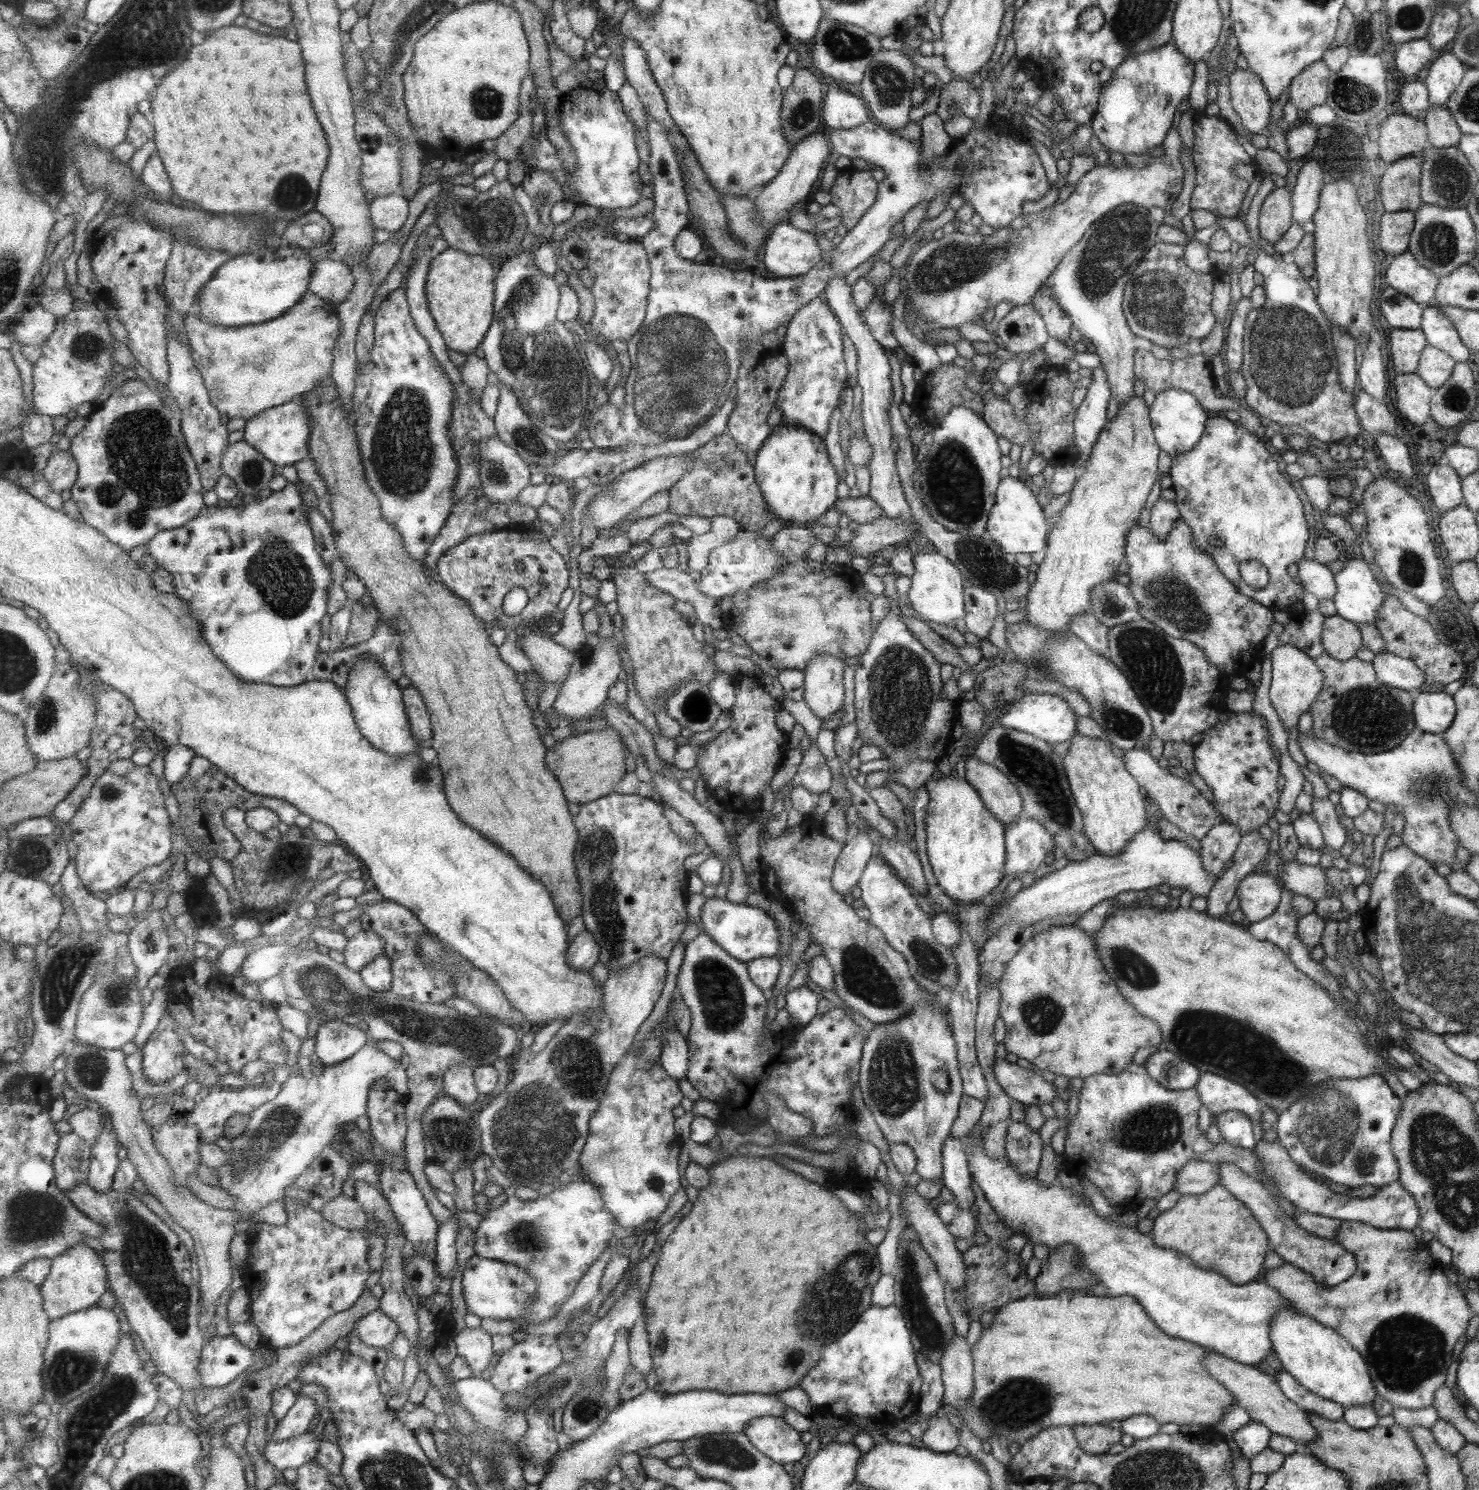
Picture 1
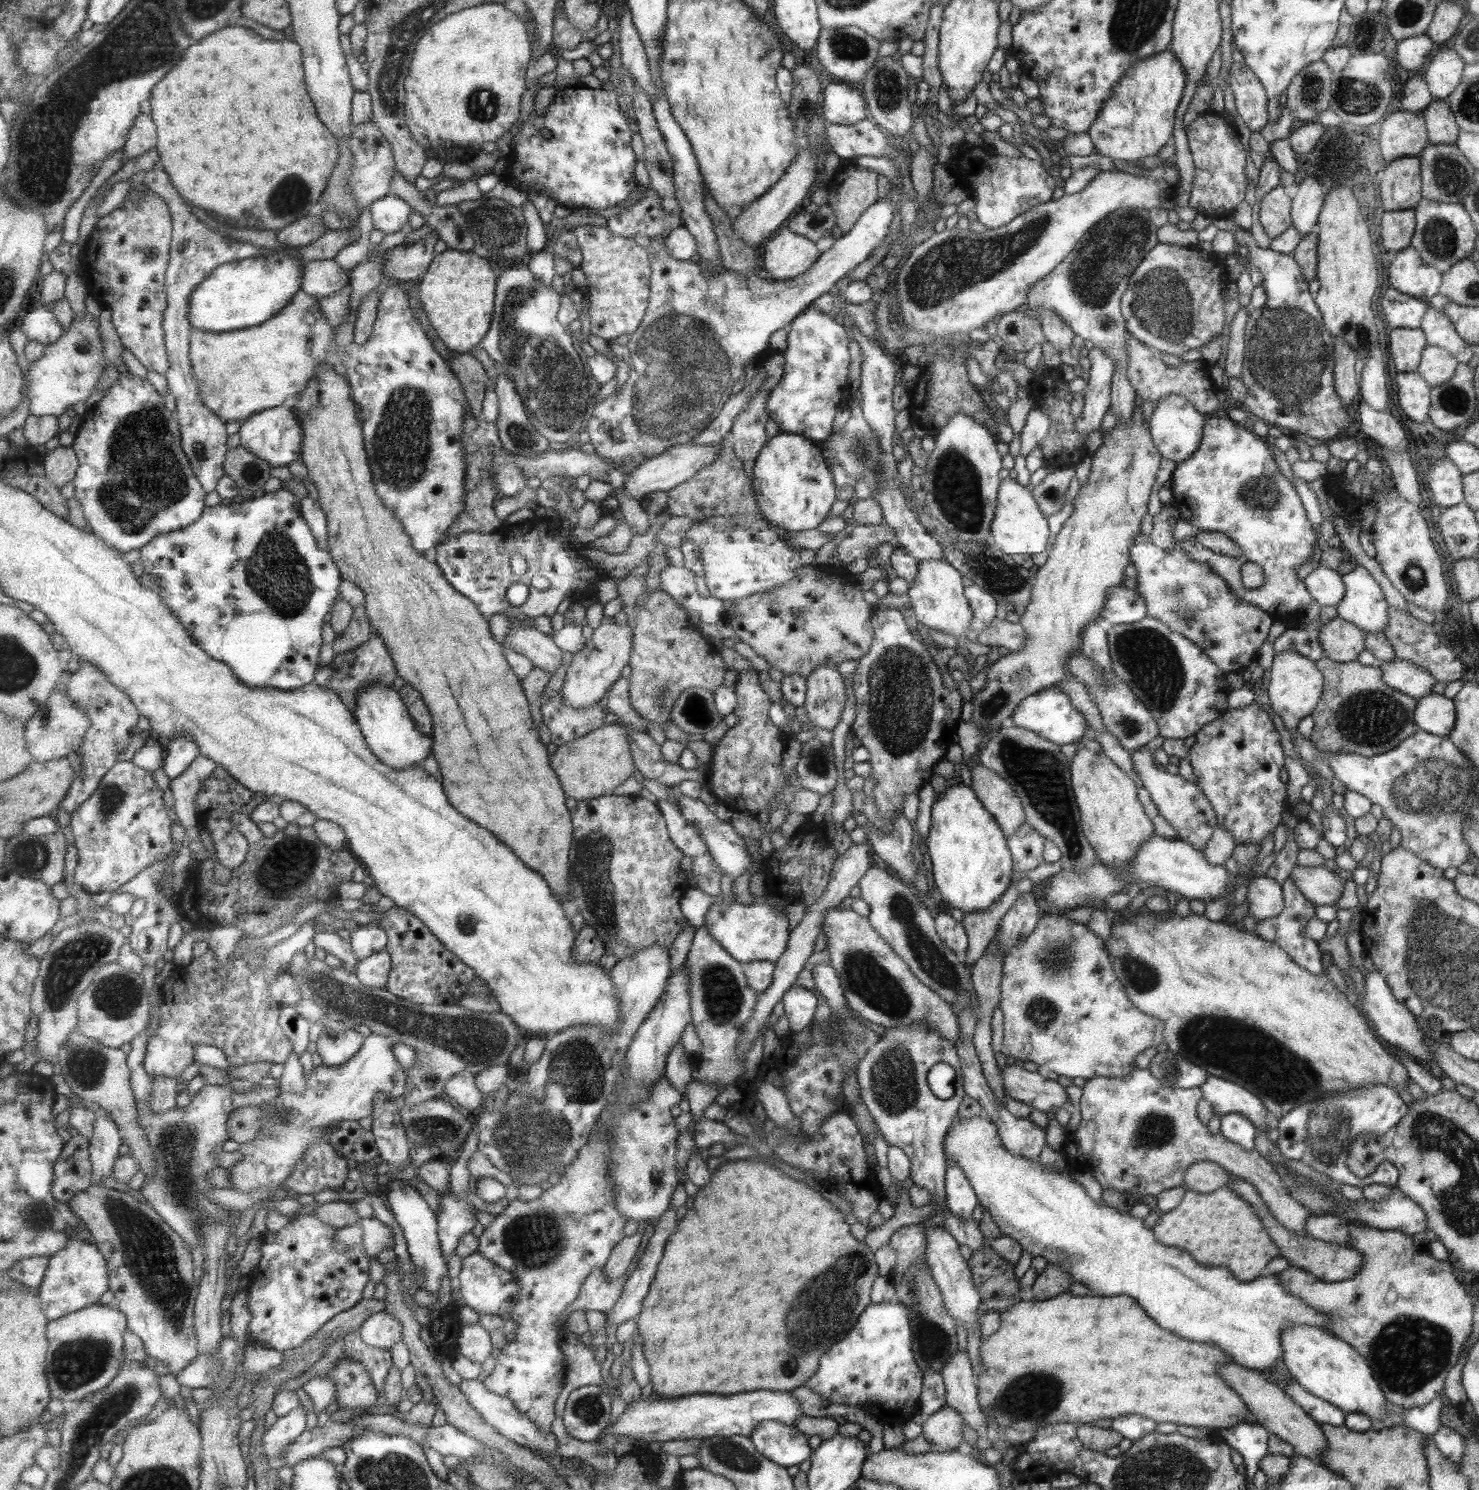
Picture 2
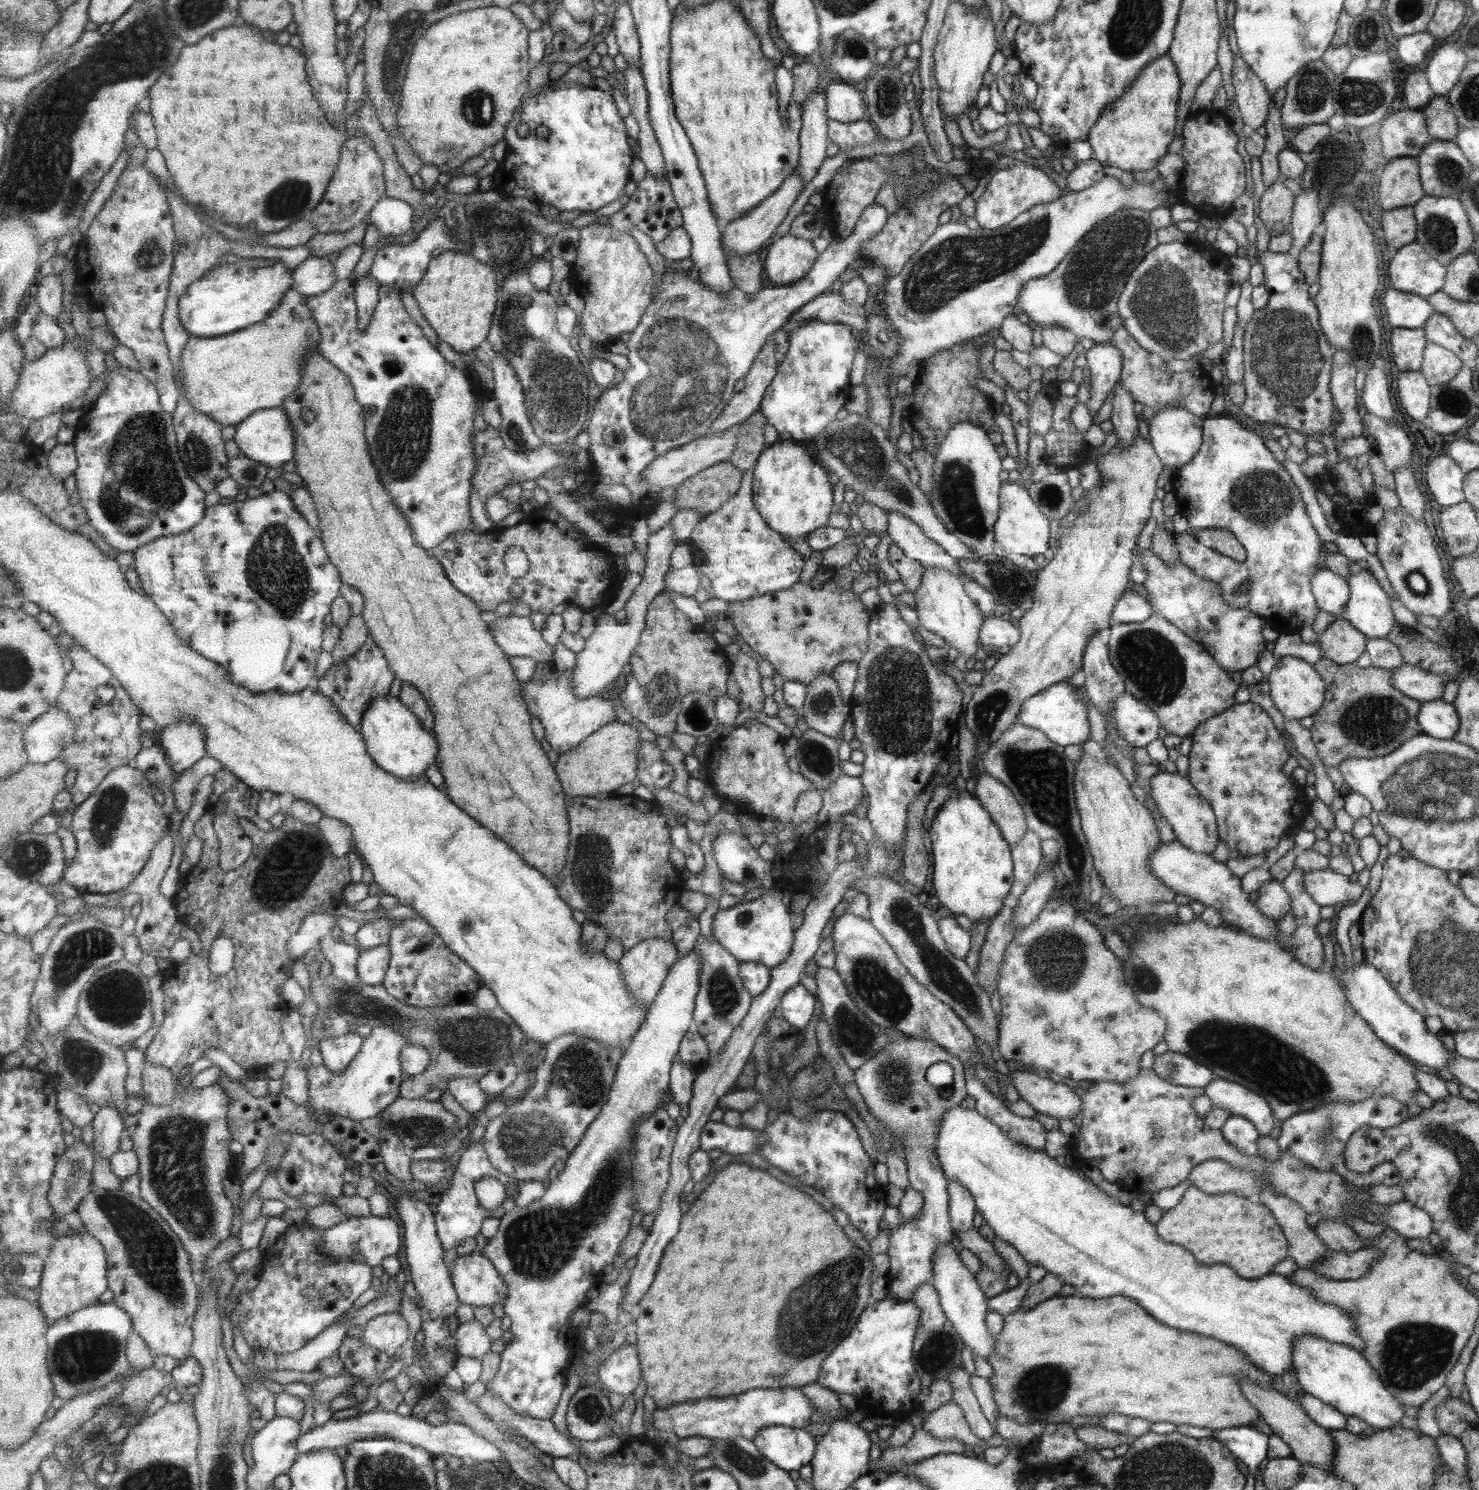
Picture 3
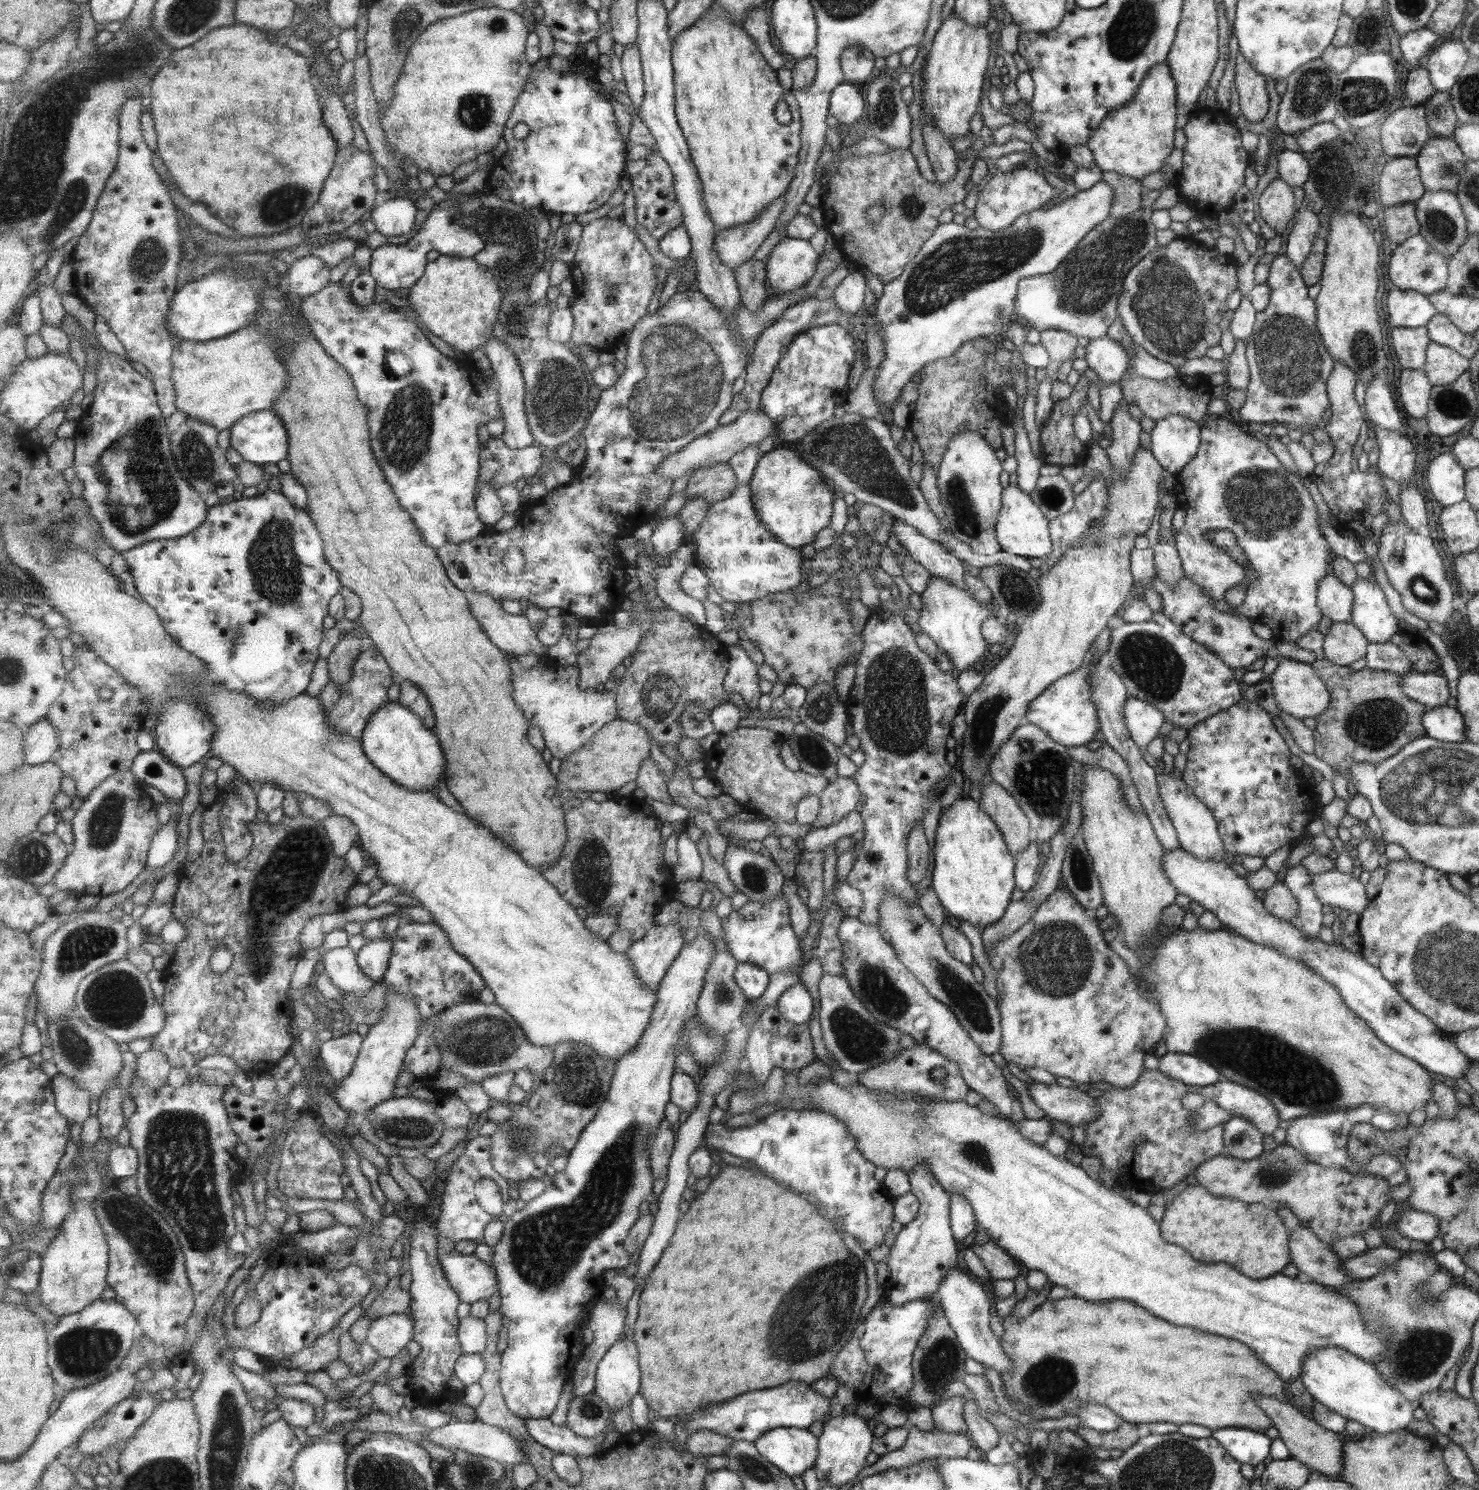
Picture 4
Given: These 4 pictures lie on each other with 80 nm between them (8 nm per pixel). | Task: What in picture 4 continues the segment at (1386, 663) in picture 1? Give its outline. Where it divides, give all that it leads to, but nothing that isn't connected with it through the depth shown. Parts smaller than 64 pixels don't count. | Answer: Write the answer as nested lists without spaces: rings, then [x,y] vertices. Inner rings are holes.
[[[1407,671],[1400,676],[1402,693],[1427,708],[1443,706],[1449,697],[1447,683],[1441,673]]]

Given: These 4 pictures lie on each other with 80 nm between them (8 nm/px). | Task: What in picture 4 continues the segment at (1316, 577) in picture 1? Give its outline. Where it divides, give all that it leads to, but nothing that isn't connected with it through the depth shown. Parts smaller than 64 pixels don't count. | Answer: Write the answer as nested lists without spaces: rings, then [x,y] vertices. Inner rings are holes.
[[[1329,573],[1323,575],[1316,585],[1316,605],[1322,616],[1333,623],[1349,623],[1353,600],[1350,588]]]

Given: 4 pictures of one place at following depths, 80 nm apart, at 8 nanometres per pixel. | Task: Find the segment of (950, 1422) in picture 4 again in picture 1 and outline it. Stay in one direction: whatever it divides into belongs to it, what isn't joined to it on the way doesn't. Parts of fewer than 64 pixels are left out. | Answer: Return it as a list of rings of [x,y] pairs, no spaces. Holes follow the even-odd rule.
[[[946,1415],[927,1419],[928,1427],[919,1438],[923,1447],[938,1453],[953,1453],[957,1442],[958,1433],[955,1427],[946,1419]]]

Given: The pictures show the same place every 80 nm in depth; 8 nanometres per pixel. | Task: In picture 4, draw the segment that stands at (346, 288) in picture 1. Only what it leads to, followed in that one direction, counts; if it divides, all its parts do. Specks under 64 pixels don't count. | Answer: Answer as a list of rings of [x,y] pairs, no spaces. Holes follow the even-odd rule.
[[[305,256],[288,269],[289,286],[297,298],[313,296],[332,281],[332,268],[316,256]]]

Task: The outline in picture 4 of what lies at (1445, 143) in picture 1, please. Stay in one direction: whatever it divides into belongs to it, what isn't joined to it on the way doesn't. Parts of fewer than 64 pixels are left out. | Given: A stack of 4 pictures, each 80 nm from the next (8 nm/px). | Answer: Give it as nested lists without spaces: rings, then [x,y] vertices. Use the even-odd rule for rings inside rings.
[[[1435,91],[1434,96],[1431,96],[1422,107],[1426,110],[1427,122],[1432,134],[1442,136],[1443,138],[1453,138],[1458,122],[1447,91]]]

